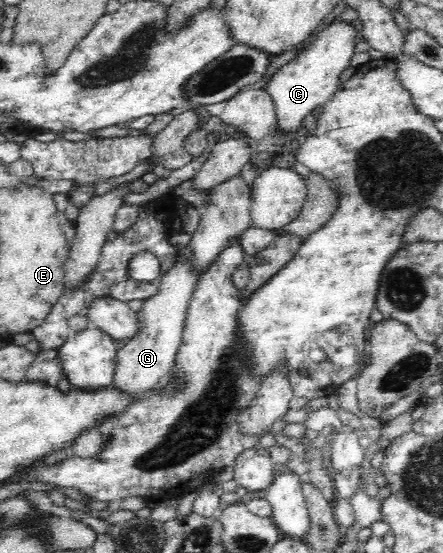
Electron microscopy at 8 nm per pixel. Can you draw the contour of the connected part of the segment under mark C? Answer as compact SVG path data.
M336 21L324 27L302 51L296 53L292 61L288 61L267 82L266 90L270 92L276 104L276 126L280 133L296 133L302 126L304 117L312 113L316 107L331 98L340 85L340 75L351 65L356 43L360 35L358 22Z

